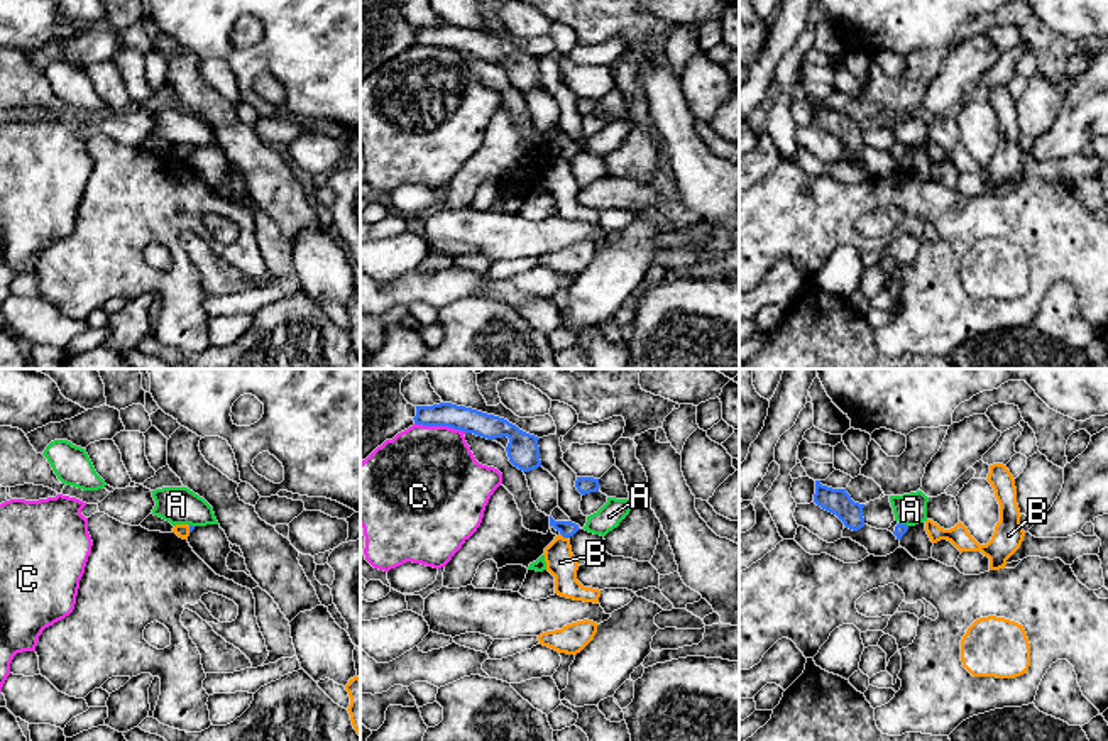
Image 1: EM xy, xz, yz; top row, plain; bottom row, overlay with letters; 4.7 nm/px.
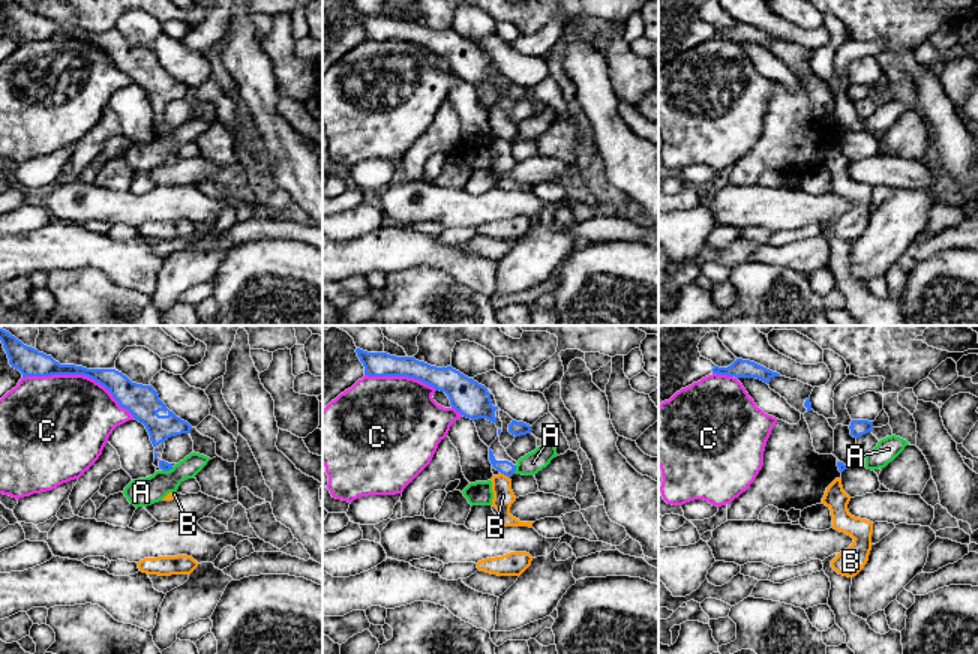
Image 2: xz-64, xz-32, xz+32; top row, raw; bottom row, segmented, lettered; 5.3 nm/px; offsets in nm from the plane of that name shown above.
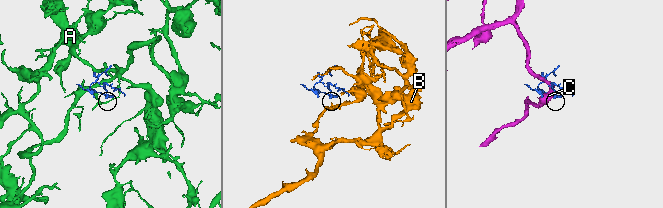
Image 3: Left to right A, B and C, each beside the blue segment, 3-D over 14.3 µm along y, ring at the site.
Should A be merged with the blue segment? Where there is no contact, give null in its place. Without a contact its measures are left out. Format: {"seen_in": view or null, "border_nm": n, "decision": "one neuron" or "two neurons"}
{"seen_in": "yz", "border_nm": 50, "decision": "two neurons"}

